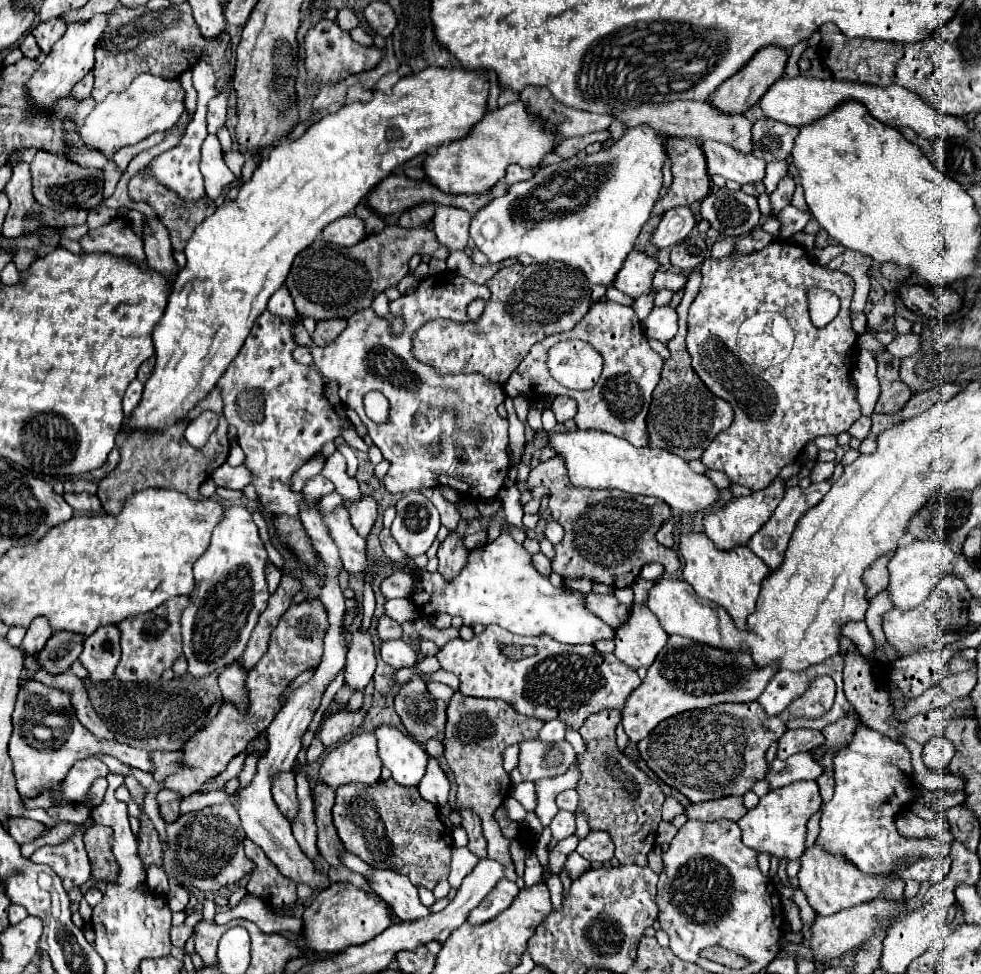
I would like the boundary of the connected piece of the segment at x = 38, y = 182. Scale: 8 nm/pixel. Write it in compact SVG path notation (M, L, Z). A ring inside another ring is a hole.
M40 150L32 162L32 194L36 202L58 212L76 210L76 208L86 208L86 210L96 208L104 200L102 184L104 184L102 170L82 168L70 162L68 158L60 158L44 150Z

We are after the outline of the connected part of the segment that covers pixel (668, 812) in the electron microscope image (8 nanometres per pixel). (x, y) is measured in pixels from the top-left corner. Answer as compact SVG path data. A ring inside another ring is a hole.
M666 798L666 802L664 802L664 806L662 806L662 820L664 822L672 822L678 814L682 814L684 812L684 808L680 806L680 802L676 802L674 798Z

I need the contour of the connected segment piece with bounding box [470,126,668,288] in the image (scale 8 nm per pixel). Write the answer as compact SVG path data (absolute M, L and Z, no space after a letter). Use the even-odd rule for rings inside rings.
M648 126L630 128L608 150L588 154L584 160L572 156L562 162L540 166L536 176L510 186L506 196L494 198L488 206L472 214L470 238L490 262L502 262L506 258L516 258L518 254L528 254L536 262L558 260L580 268L592 284L608 288L620 272L626 256L632 252L640 228L650 220L652 206L658 200L658 192L662 188L662 164L668 160L664 154L664 138L666 136L650 130ZM550 184L566 184L566 190L574 190L574 194L566 192L560 196Z

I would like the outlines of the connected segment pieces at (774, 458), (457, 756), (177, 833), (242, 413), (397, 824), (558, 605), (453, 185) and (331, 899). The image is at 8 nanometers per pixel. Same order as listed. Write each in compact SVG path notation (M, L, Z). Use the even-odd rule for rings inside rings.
M772 242L760 252L738 258L708 258L700 272L702 284L688 310L686 348L692 356L694 372L714 396L728 400L734 410L732 426L710 442L702 454L702 464L708 470L724 472L734 484L762 490L786 464L796 460L810 440L824 434L838 436L860 418L860 404L850 376L858 338L850 328L854 280L844 272L814 264L800 246L790 242ZM814 286L830 290L840 298L836 320L824 328L812 326L806 306L806 292Z
M456 692L448 702L448 722L446 722L446 760L452 768L458 784L458 810L472 808L482 818L484 838L488 842L490 860L502 860L506 864L506 878L516 880L516 872L510 860L510 842L502 836L496 820L492 818L494 810L508 798L510 794L510 774L502 768L502 752L524 740L536 738L540 728L544 726L538 718L528 718L518 714L510 704L502 700L482 700L482 698L466 698Z
M232 804L206 806L198 812L182 814L174 824L166 826L168 846L164 846L164 870L180 884L190 882L202 892L236 886L244 874L254 870L254 862L244 854L244 830L238 810Z
M266 310L216 384L222 394L224 416L238 430L238 444L246 454L260 504L272 514L286 516L298 516L302 502L302 494L290 490L292 472L306 464L326 442L342 434L342 422L324 396L322 374L314 366L294 362L294 348L292 324L270 316Z
M378 780L372 786L366 784L346 784L336 790L336 804L332 808L336 832L344 844L344 848L366 864L376 868L390 868L410 878L414 886L422 886L426 890L434 890L434 886L448 876L450 856L452 856L452 834L440 822L438 808L428 804L418 794L418 788L406 788L390 780Z
M500 534L492 544L472 550L468 554L466 568L452 582L446 582L442 576L438 576L438 572L428 574L426 570L418 570L412 560L408 560L404 568L396 564L390 564L390 568L396 572L404 570L414 574L414 602L426 616L446 612L450 616L460 616L468 626L498 624L520 636L544 634L562 644L594 644L616 636L614 628L598 620L598 616L586 608L580 592L554 588L548 576L542 576L534 568L532 554L528 554L510 534Z
M522 100L512 102L504 108L488 112L484 120L474 128L474 134L440 146L434 154L428 154L424 162L426 176L442 190L452 194L486 194L496 186L510 164L522 168L538 168L548 154L554 152L558 134L554 128L542 124L542 120L526 112Z
M338 882L318 894L318 898L306 908L302 920L308 948L318 954L334 954L342 952L346 946L364 944L384 932L384 928L392 924L392 908L384 900L352 886L350 882Z

